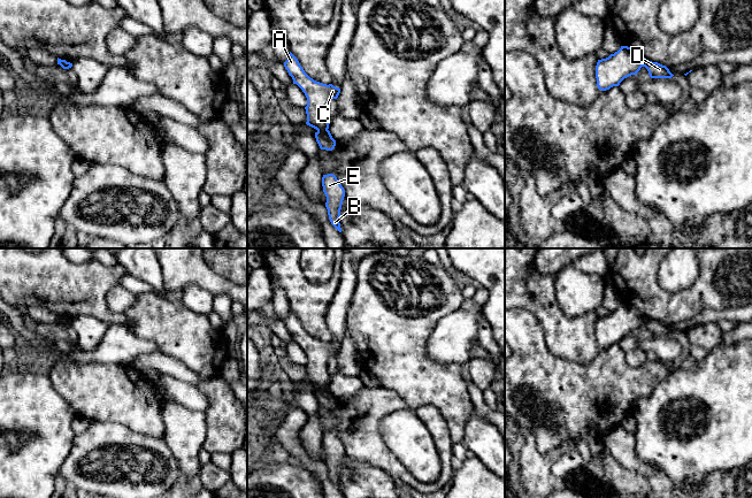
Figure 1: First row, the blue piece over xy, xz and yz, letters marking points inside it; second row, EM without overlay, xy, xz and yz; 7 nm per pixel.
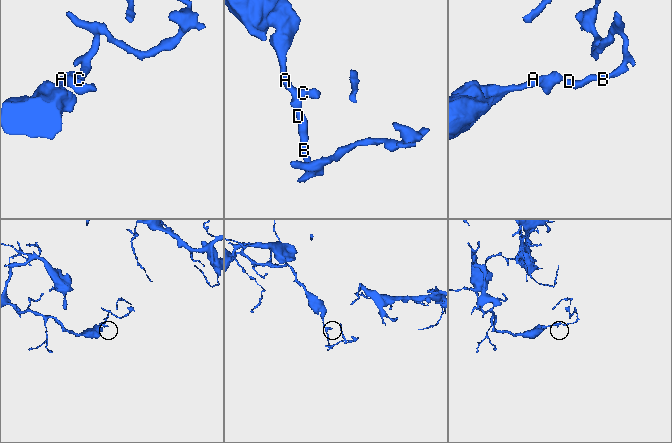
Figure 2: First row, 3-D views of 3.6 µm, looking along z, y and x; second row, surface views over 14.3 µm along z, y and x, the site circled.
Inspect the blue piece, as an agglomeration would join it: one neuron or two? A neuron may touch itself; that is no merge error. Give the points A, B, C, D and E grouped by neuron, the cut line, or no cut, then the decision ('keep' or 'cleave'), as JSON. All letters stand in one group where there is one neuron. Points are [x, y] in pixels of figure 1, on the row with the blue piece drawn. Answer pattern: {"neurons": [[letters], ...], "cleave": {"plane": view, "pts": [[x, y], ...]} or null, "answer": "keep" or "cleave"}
{"neurons": [["A", "C"], ["B", "D", "E"]], "cleave": {"plane": "xz", "pts": [[327, 129], [317, 131]]}, "answer": "cleave"}

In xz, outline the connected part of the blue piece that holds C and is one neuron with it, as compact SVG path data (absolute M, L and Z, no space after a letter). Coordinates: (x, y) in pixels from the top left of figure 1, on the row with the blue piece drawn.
M291 52L289 59L284 62L284 67L292 77L293 84L297 84L307 98L306 124L317 131L328 130L330 124L328 106L331 99L338 98L340 89L310 78Z

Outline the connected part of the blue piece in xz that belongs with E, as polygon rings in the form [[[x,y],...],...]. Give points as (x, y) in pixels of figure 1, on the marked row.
[[[333,174],[323,175],[322,186],[327,197],[325,207],[328,209],[329,220],[331,224],[342,232],[339,217],[345,190]]]

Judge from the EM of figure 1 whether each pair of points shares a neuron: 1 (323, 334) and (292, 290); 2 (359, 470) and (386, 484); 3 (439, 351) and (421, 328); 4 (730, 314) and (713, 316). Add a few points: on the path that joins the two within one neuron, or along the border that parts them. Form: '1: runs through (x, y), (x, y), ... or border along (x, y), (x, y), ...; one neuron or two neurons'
1: runs through (314, 323), (311, 308), (302, 300); one neuron
2: runs through (366, 477), (371, 483), (380, 484); one neuron
3: border along (444, 315), (428, 339), (428, 355), (435, 362); two neurons
4: runs through (726, 314), (718, 315); one neuron

